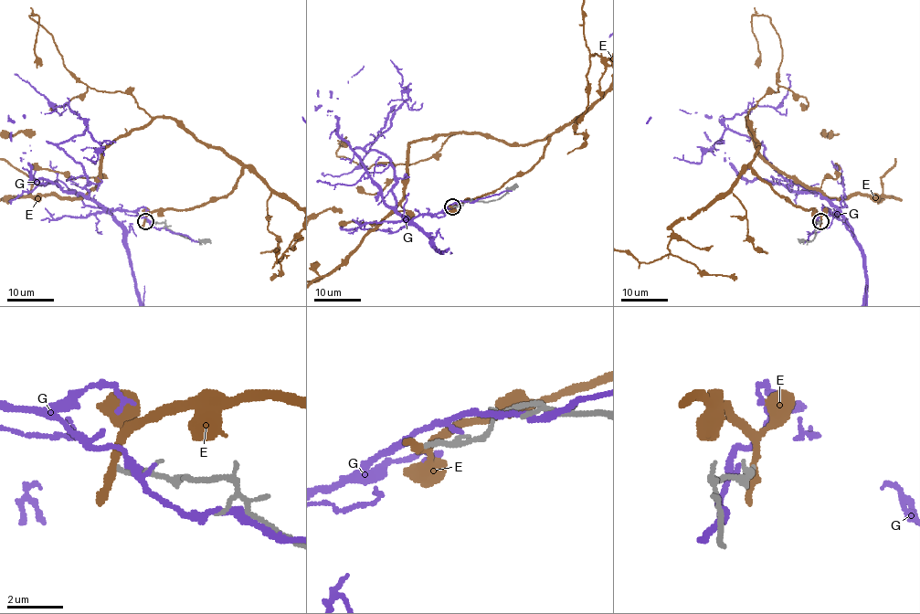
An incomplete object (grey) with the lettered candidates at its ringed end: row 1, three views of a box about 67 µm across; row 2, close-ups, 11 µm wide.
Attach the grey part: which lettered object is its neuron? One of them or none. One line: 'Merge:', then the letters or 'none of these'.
Merge: none of these

